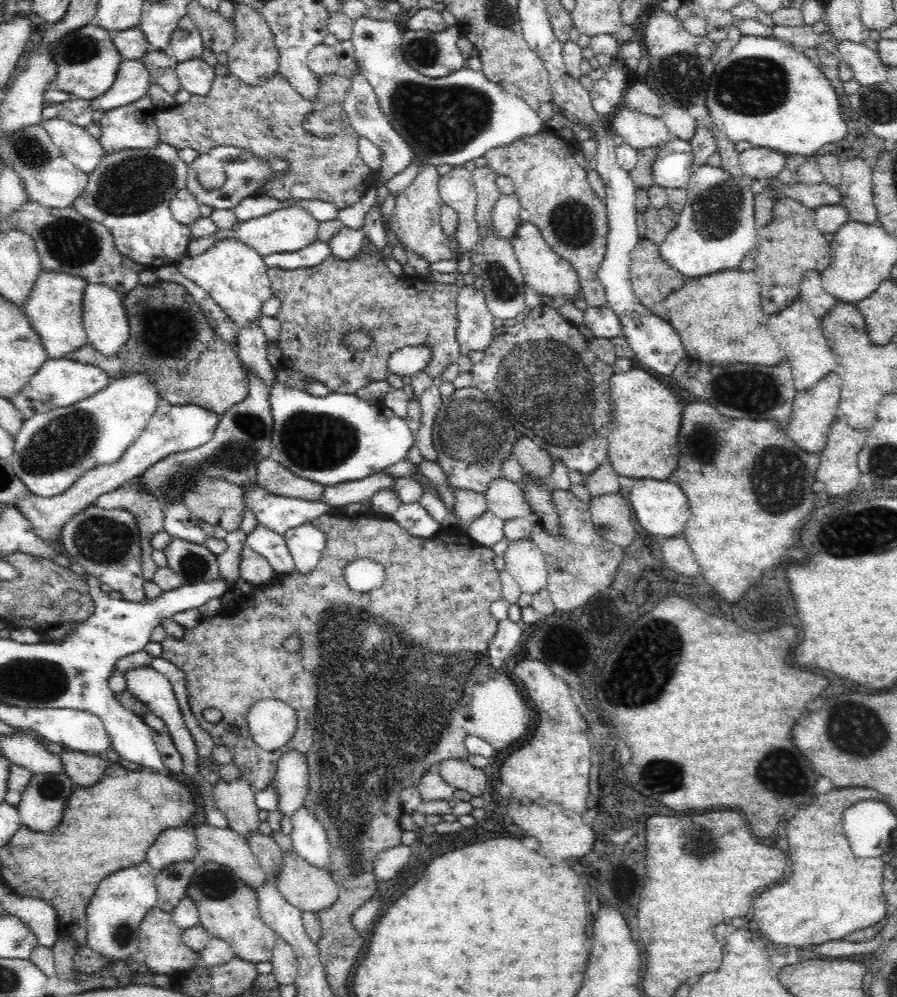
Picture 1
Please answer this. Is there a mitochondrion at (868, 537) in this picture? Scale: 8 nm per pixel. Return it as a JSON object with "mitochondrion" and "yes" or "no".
{"mitochondrion":"yes"}

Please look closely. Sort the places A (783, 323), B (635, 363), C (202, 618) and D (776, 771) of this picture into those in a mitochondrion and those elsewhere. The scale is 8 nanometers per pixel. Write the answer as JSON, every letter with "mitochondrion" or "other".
{"A":"other","B":"other","C":"other","D":"mitochondrion"}

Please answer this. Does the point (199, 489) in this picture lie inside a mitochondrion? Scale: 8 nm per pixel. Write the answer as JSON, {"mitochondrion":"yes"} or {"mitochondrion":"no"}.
{"mitochondrion":"yes"}

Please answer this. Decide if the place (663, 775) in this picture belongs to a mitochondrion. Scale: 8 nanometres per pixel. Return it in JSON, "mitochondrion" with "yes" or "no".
{"mitochondrion":"yes"}

